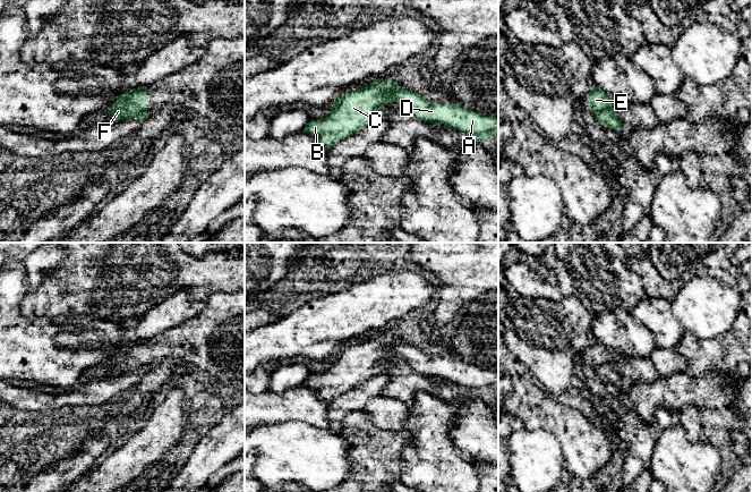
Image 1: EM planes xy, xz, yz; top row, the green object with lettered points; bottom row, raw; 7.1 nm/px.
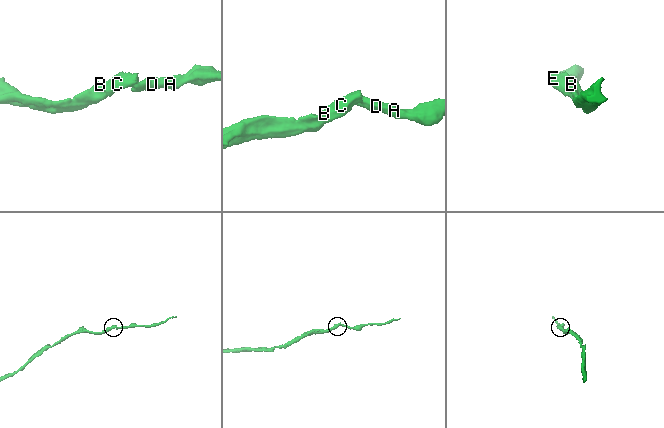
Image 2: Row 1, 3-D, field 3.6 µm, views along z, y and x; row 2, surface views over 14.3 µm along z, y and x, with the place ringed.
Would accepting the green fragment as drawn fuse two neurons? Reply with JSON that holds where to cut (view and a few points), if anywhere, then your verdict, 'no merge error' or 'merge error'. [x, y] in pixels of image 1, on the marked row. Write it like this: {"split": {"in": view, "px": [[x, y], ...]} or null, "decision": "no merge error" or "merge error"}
{"split": {"in": "yz", "px": [[612, 109], [605, 109], [595, 113]]}, "decision": "merge error"}

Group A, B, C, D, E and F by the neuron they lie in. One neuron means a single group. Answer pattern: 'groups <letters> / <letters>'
groups A D / B C E F

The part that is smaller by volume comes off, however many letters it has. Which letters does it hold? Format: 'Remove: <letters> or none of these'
Remove: A, D

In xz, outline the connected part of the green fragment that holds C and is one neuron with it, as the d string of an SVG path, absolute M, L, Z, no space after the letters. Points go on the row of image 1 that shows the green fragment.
M387 78L345 92L333 103L327 117L310 119L302 132L316 136L321 145L331 147L378 120L384 105L394 101L398 86L396 82Z

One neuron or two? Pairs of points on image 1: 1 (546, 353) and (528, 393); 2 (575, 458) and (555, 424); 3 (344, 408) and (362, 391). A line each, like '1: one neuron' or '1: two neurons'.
1: two neurons
2: one neuron
3: one neuron

